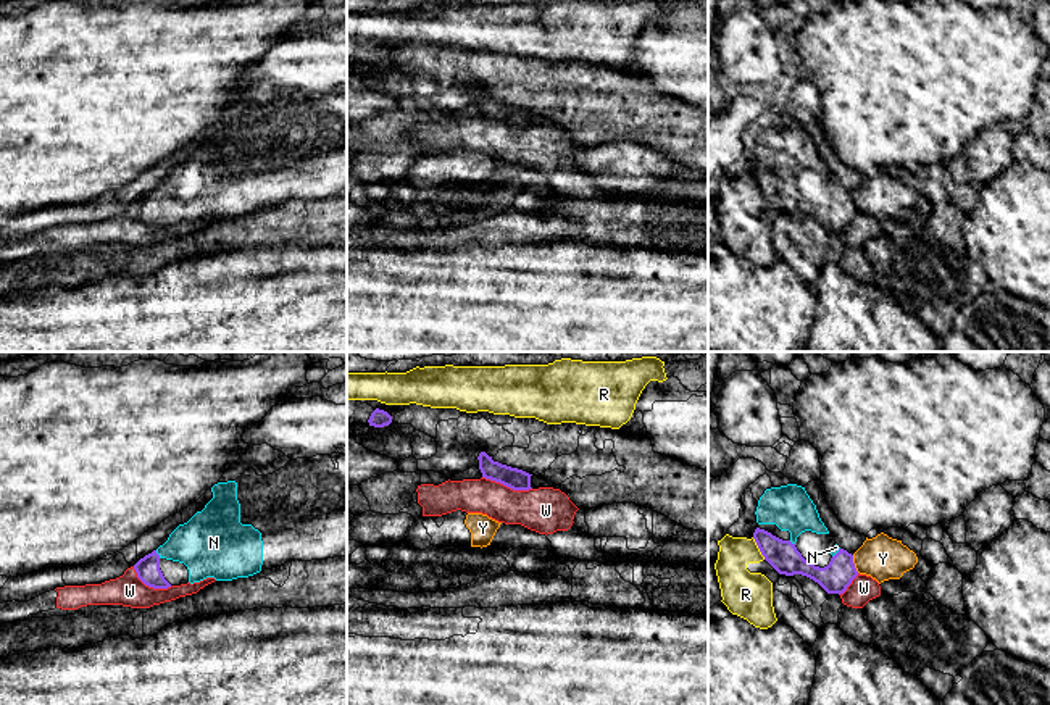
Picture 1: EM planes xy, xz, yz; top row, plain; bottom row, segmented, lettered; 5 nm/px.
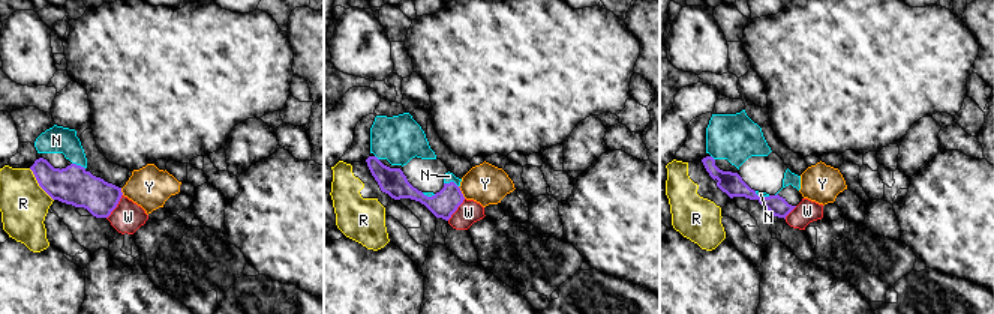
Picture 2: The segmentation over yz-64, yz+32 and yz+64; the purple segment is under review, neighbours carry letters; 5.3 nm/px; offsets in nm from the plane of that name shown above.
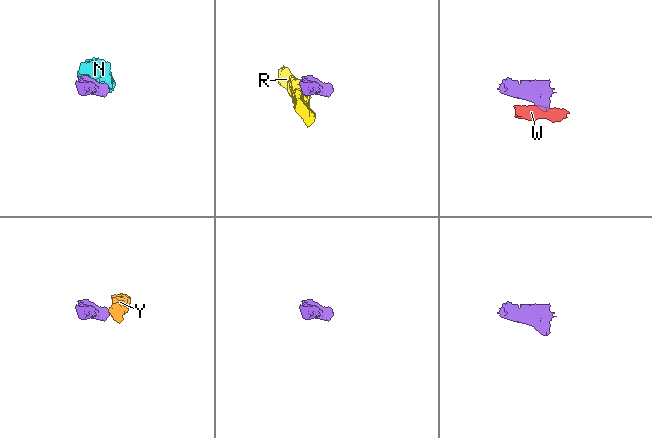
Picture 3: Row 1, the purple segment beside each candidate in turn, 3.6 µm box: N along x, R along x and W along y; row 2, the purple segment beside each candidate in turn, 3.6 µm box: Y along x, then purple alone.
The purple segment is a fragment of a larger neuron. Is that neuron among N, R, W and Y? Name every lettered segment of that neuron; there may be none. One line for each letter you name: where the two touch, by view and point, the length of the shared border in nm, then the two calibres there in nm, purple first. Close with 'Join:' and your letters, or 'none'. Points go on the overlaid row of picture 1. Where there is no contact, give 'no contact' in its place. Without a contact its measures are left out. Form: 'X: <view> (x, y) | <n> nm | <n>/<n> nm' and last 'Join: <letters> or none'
N: xy (157, 554) | 50 nm | 120/300 nm
Join: N

